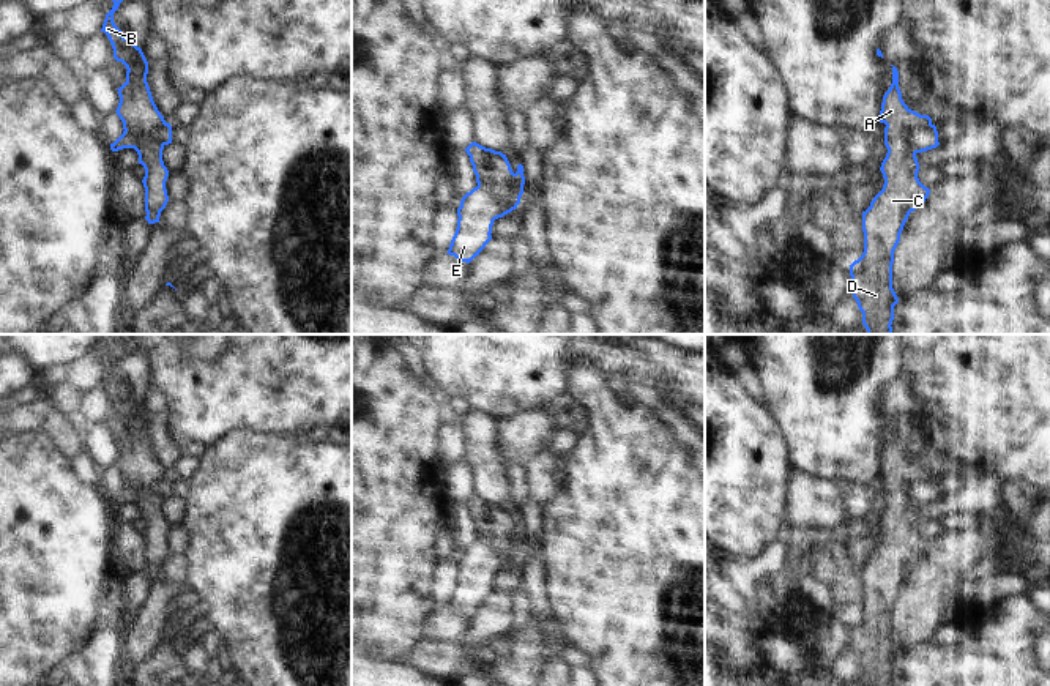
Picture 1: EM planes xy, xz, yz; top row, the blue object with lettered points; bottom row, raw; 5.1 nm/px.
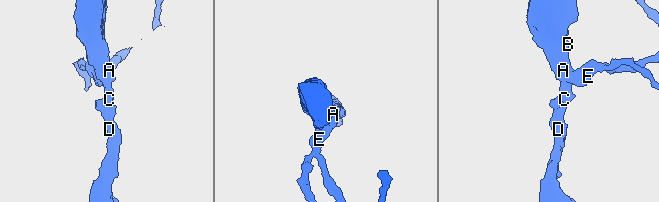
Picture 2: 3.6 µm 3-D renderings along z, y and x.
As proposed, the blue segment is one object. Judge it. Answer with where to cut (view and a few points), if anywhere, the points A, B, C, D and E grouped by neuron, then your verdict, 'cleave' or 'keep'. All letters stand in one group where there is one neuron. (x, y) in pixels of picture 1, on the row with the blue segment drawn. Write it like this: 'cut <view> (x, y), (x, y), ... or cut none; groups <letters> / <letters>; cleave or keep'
cut yz (930, 123), (905, 130), (905, 137), (915, 152); groups A B C D / E; cleave

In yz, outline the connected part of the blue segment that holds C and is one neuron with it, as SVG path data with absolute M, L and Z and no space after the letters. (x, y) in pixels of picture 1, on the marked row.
M895 66L883 96L880 123L886 125L888 153L880 167L884 185L862 211L864 252L850 265L853 298L867 334L892 333L894 306L899 303L892 289L894 251L910 213L930 194L918 178L919 162L905 129L932 125L932 118L903 103Z

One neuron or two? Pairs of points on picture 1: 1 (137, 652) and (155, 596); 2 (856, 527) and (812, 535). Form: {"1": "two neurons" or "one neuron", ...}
{"1": "one neuron", "2": "one neuron"}

